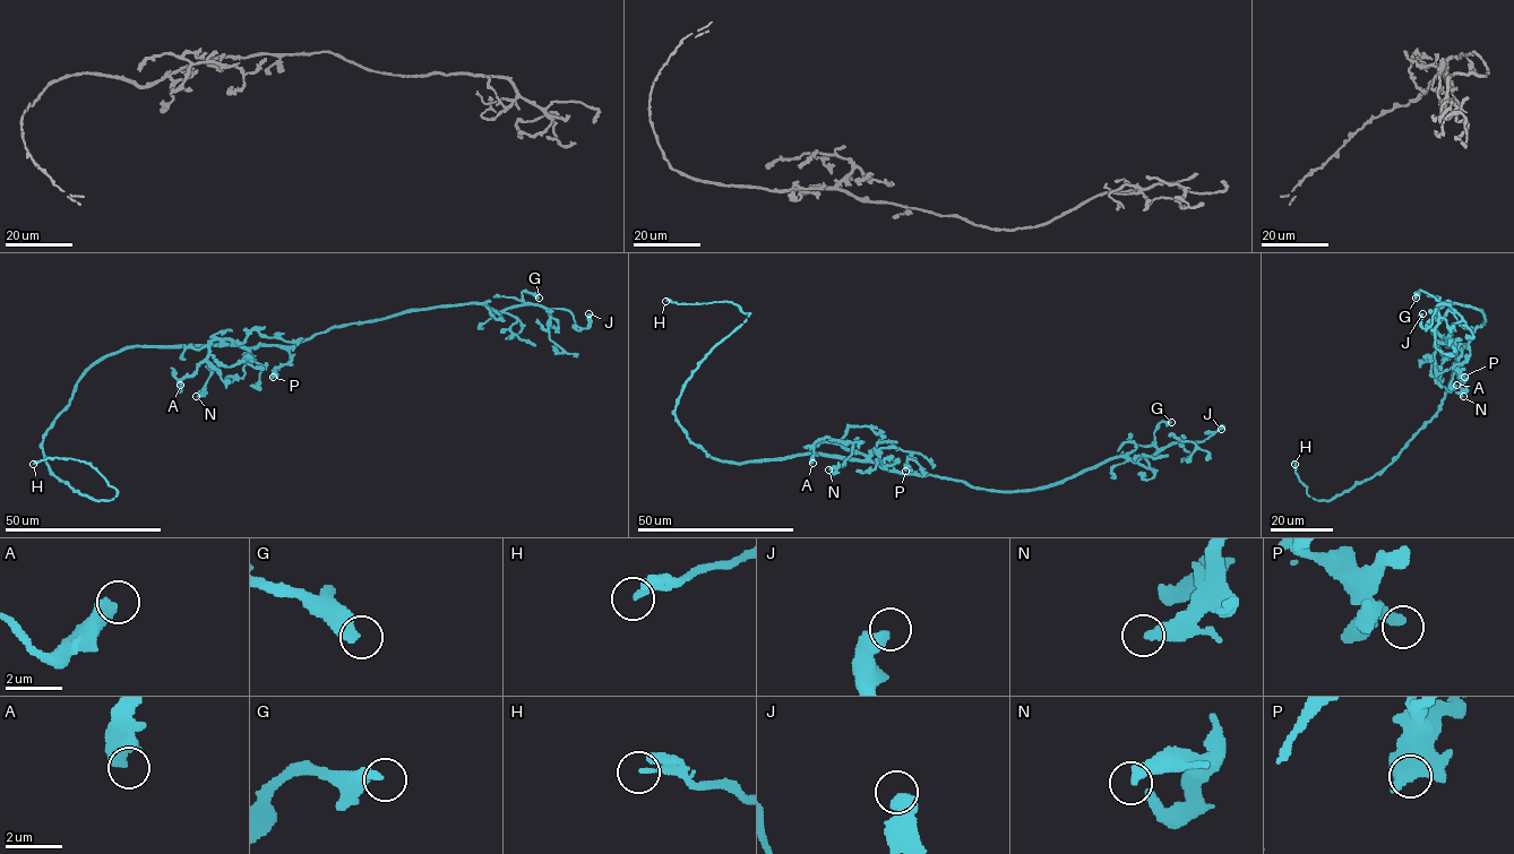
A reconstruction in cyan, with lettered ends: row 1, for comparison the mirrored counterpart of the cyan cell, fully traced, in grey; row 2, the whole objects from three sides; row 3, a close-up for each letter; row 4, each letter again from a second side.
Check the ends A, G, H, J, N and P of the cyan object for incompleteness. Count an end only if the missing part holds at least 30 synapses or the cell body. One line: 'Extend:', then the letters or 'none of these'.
Extend: none of these

